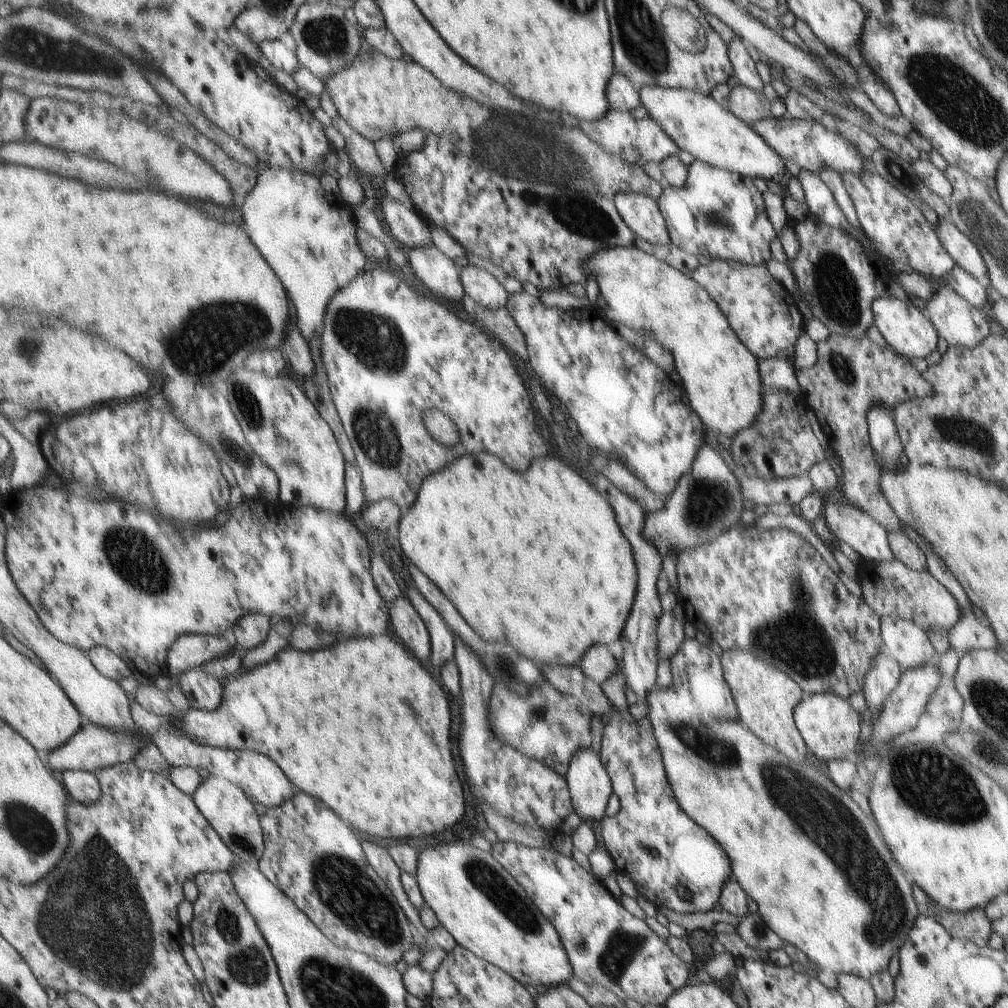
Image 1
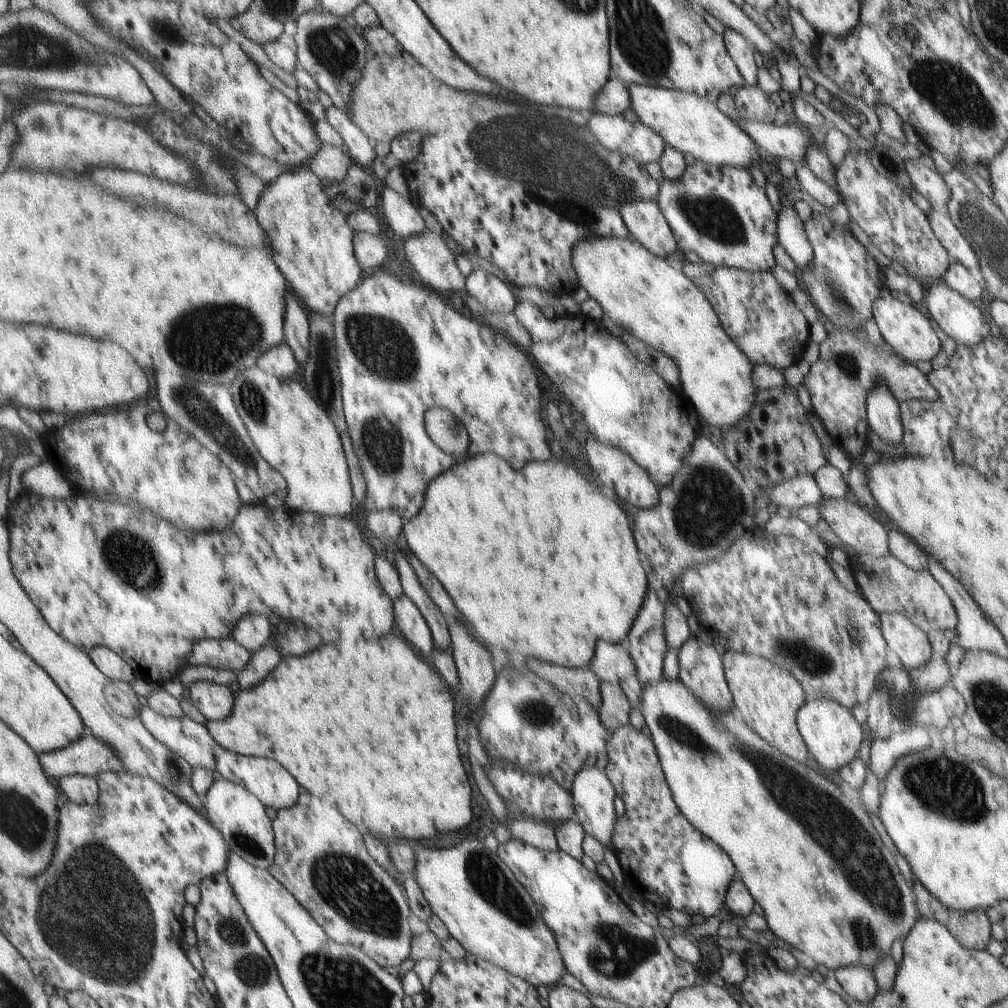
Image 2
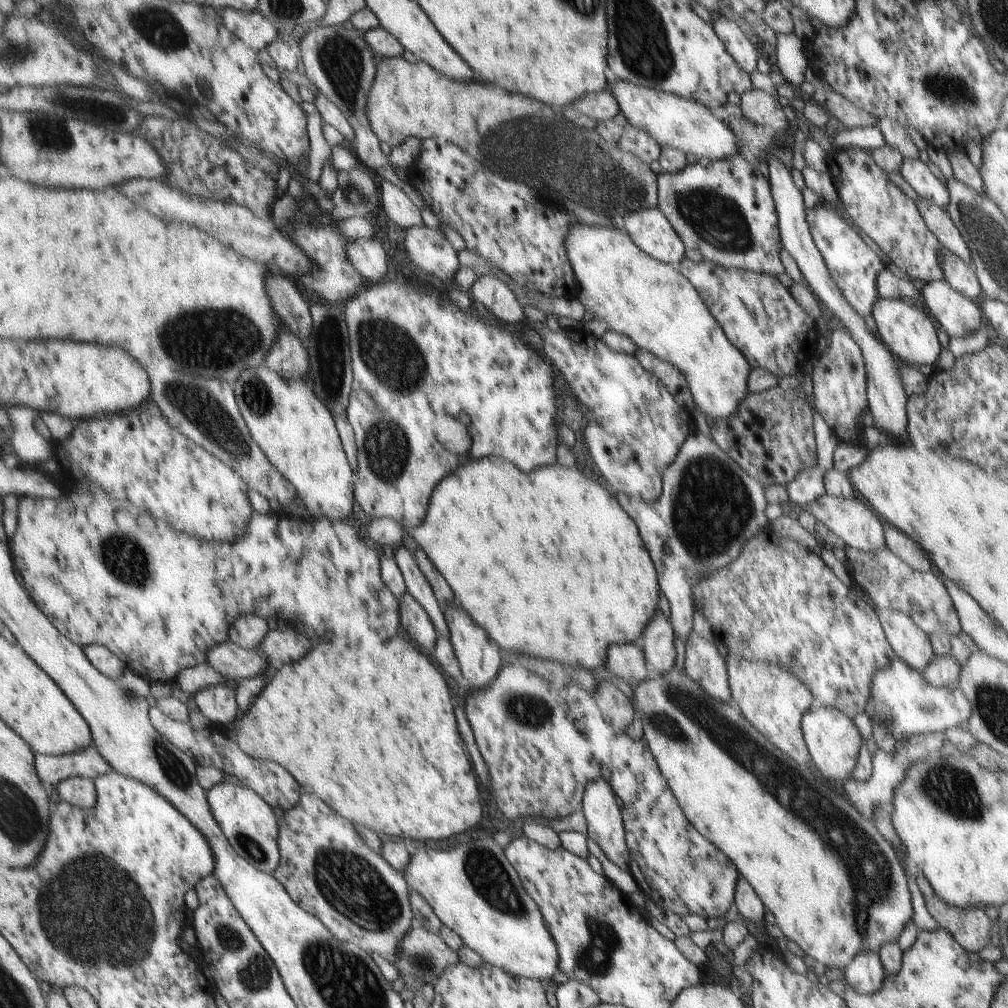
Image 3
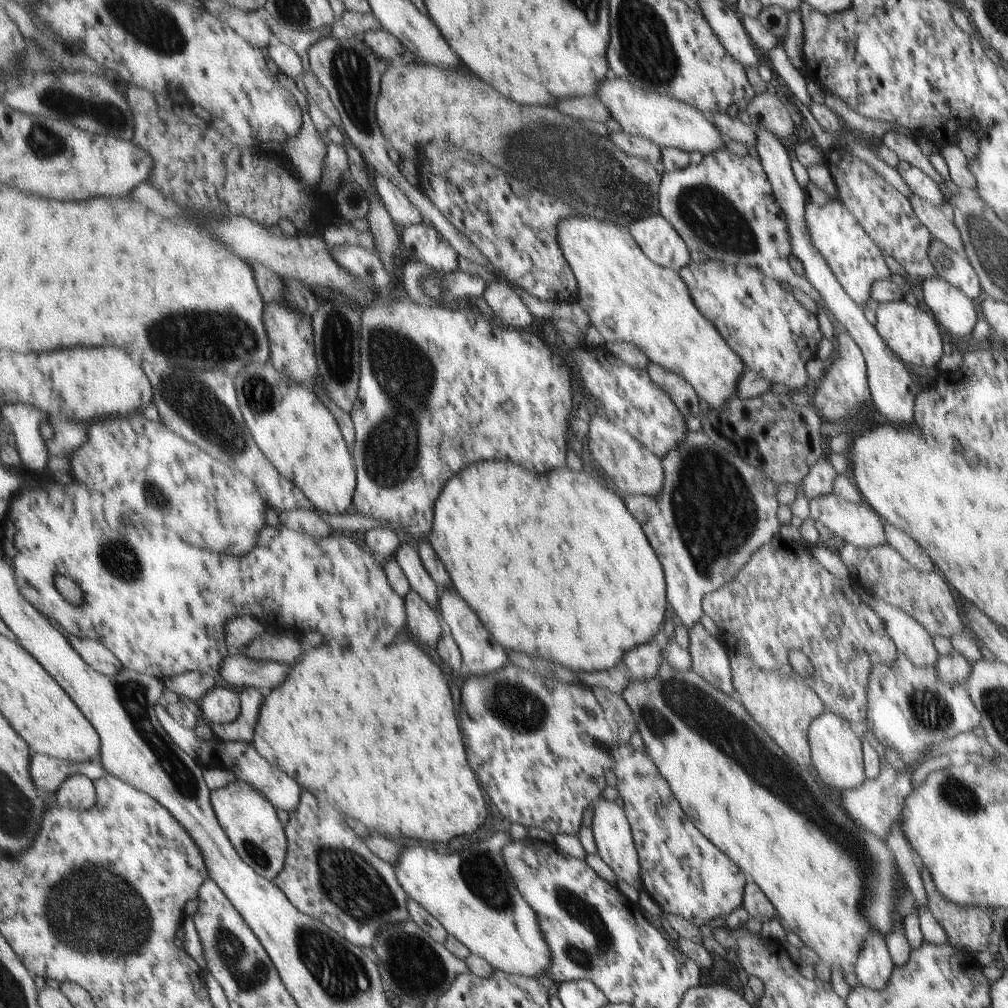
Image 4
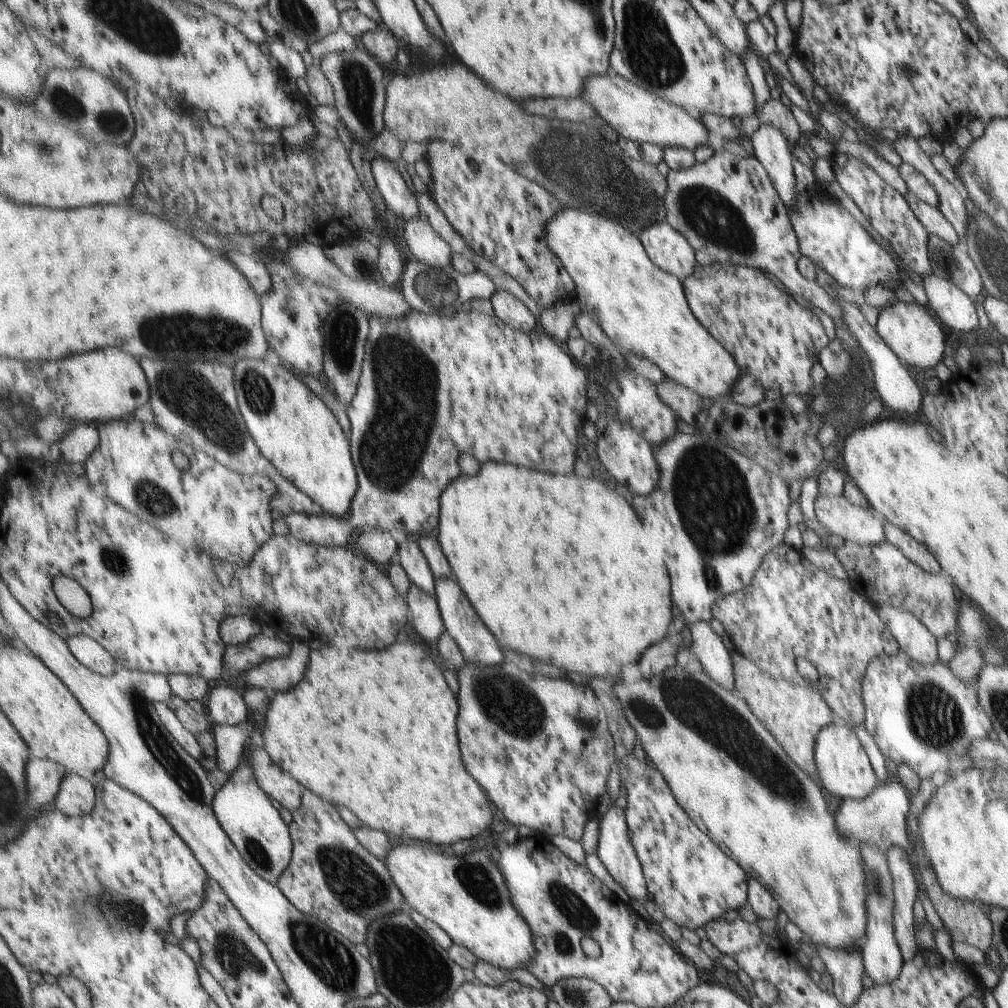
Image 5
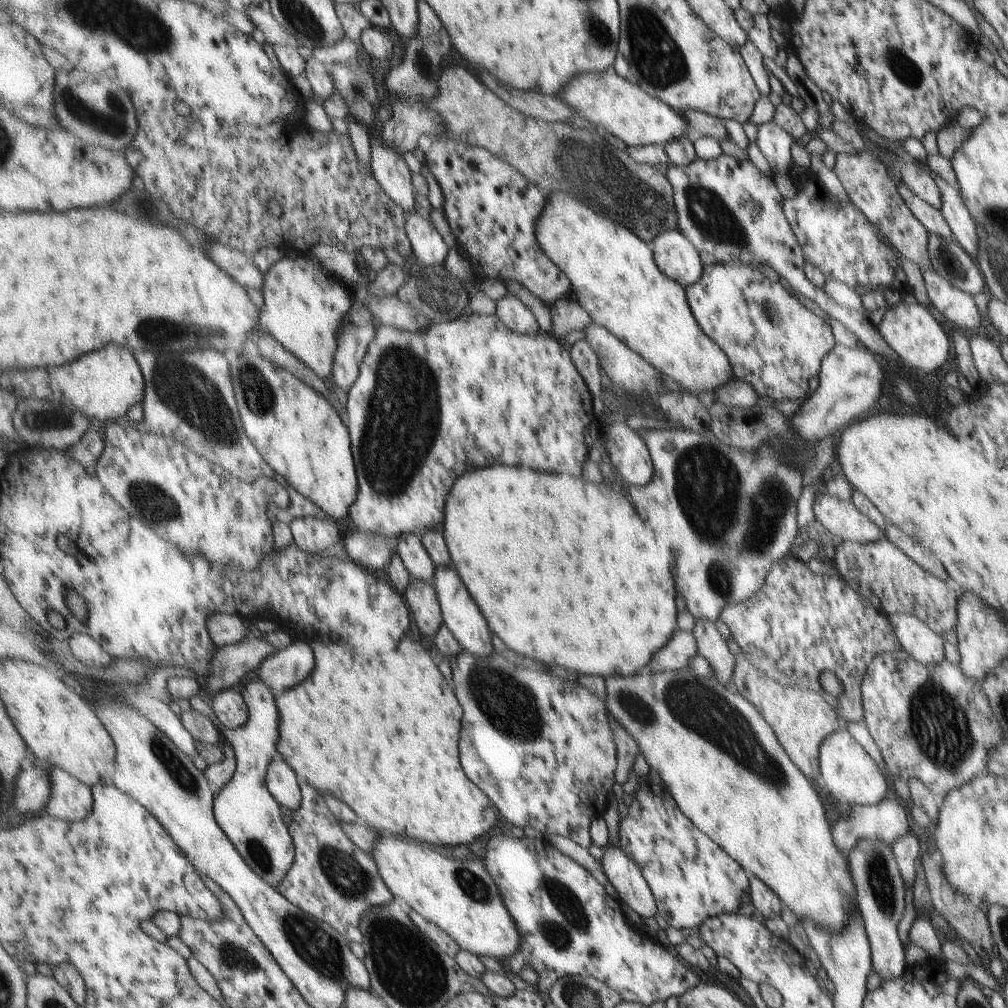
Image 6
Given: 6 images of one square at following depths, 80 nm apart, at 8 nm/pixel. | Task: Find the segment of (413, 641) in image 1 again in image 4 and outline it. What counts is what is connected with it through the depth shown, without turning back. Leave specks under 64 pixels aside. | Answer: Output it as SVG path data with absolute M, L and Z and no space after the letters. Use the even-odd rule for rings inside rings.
M415 590L405 600L409 635L414 636L421 644L436 648L443 634L441 612Z

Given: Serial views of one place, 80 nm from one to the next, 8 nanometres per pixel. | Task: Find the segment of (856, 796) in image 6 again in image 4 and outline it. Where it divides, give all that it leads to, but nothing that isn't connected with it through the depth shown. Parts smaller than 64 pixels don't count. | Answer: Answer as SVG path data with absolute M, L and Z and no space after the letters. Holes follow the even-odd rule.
M829 711L816 716L809 725L807 740L811 745L812 766L825 786L836 788L839 792L851 791L867 780L859 738L853 734L853 730L843 717Z

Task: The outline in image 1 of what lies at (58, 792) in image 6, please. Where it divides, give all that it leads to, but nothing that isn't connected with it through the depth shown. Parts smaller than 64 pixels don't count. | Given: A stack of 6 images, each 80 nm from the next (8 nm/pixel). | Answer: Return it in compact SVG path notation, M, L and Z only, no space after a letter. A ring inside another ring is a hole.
M65 771L62 782L71 798L78 803L96 803L102 797L102 786L95 773Z

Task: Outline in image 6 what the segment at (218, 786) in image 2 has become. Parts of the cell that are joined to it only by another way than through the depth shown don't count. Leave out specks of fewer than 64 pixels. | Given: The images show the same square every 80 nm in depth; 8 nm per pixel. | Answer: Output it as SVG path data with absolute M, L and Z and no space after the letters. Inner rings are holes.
M261 678L250 682L242 692L249 707L248 721L241 728L226 728L220 723L212 707L207 706L197 694L188 699L191 709L209 716L219 728L225 741L233 747L236 756L236 771L229 784L217 791L214 812L221 828L236 845L245 862L270 885L279 886L283 876L295 862L295 844L289 827L283 820L283 807L268 789L267 773L274 757L279 755L279 708L275 704L273 689Z

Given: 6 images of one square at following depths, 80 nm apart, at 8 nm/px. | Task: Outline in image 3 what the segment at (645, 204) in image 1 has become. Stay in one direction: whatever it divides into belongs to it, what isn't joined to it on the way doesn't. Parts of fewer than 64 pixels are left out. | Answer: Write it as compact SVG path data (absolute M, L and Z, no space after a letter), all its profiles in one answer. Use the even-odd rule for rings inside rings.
M657 207L626 214L621 228L655 260L677 264L683 258L683 241Z

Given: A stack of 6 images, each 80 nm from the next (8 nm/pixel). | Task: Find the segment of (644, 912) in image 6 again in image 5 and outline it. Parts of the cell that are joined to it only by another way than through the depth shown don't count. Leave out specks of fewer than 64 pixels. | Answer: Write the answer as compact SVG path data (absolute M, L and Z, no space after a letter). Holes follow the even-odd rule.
M617 805L607 806L606 811L598 818L599 830L596 855L601 864L609 873L609 876L619 884L625 894L640 904L643 904L651 894L647 889L647 879L643 873L643 867L636 857L635 849L631 847L627 836L627 828L625 827L624 810Z

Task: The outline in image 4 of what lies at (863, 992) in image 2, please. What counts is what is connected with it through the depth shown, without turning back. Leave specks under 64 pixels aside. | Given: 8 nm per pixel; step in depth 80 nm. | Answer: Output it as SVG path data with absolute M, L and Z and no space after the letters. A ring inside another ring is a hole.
M869 929L853 965L859 984L876 991L885 988L893 967L885 939L877 931Z

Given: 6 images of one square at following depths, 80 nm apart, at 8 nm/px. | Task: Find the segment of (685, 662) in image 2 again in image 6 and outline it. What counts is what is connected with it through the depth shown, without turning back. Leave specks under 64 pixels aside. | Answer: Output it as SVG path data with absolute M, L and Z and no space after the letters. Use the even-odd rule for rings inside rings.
M697 619L692 635L696 642L697 655L705 658L710 664L713 678L726 686L727 682L731 681L733 655L729 653L725 638L715 629L714 622L709 619Z

